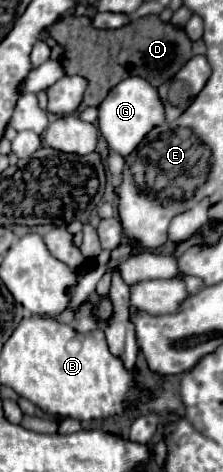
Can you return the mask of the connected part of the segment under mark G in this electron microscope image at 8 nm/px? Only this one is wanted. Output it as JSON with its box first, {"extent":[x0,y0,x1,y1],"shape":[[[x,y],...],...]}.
{"extent":[99,76,165,158],"shape":[[[133,76],[123,82],[119,82],[103,100],[99,108],[99,130],[101,136],[107,140],[109,148],[123,158],[127,158],[137,144],[143,140],[143,136],[165,122],[165,110],[161,104],[161,98],[157,94],[157,88],[153,88],[145,78]]]}

